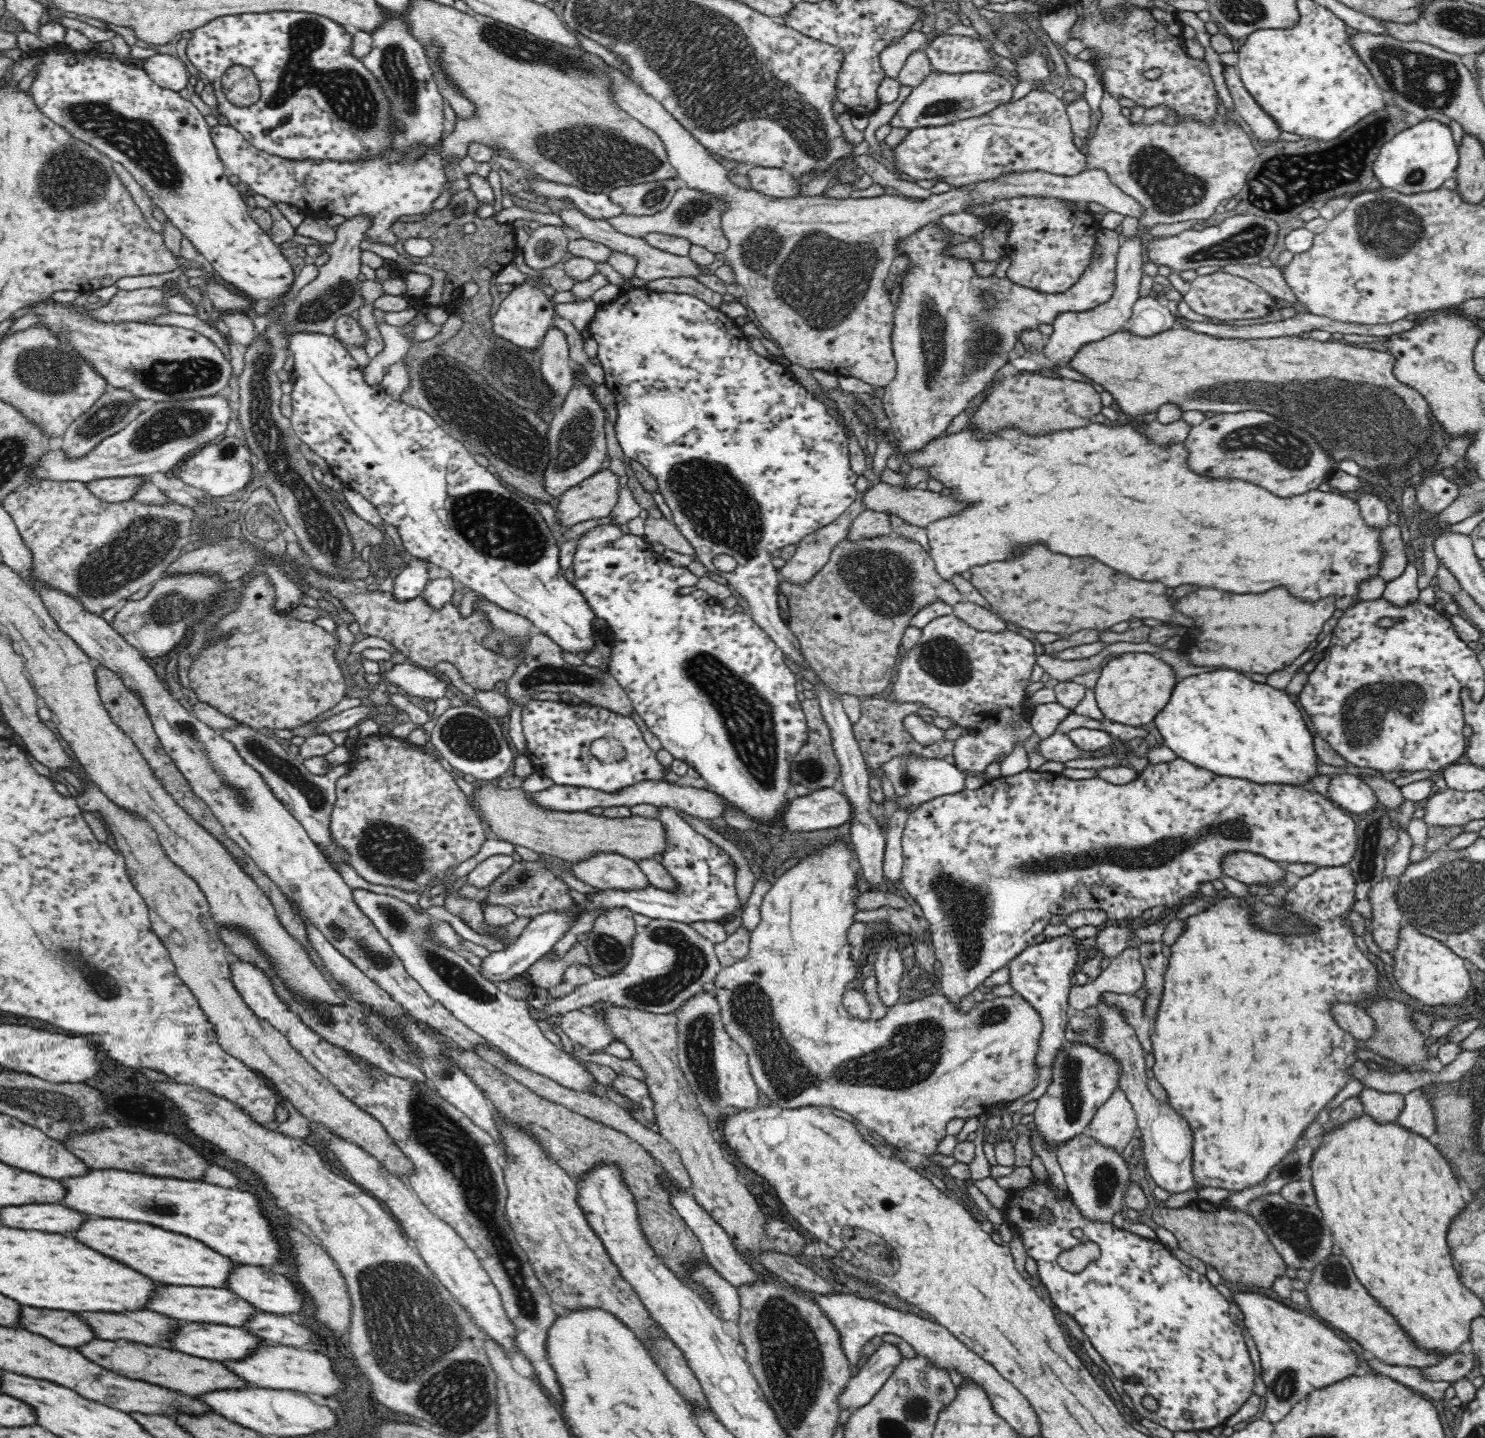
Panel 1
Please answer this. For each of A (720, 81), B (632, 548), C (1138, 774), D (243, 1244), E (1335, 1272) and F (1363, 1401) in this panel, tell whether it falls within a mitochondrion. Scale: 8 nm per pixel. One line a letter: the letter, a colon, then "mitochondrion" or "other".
A: mitochondrion
B: other
C: other
D: other
E: mitochondrion
F: other

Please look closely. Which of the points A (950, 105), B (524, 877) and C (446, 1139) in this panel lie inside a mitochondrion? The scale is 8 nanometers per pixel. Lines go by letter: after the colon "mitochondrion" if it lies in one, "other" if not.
A: mitochondrion
B: mitochondrion
C: mitochondrion

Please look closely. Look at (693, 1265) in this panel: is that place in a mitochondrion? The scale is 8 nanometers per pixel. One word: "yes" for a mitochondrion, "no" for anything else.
no

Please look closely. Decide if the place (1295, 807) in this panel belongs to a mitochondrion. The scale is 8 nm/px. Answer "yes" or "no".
no

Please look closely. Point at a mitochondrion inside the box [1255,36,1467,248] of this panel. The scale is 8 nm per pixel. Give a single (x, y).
(1426, 82)

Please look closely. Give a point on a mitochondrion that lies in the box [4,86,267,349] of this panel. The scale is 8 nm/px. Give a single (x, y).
(141, 142)

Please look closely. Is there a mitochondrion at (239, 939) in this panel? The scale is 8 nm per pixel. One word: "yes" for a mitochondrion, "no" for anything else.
yes

